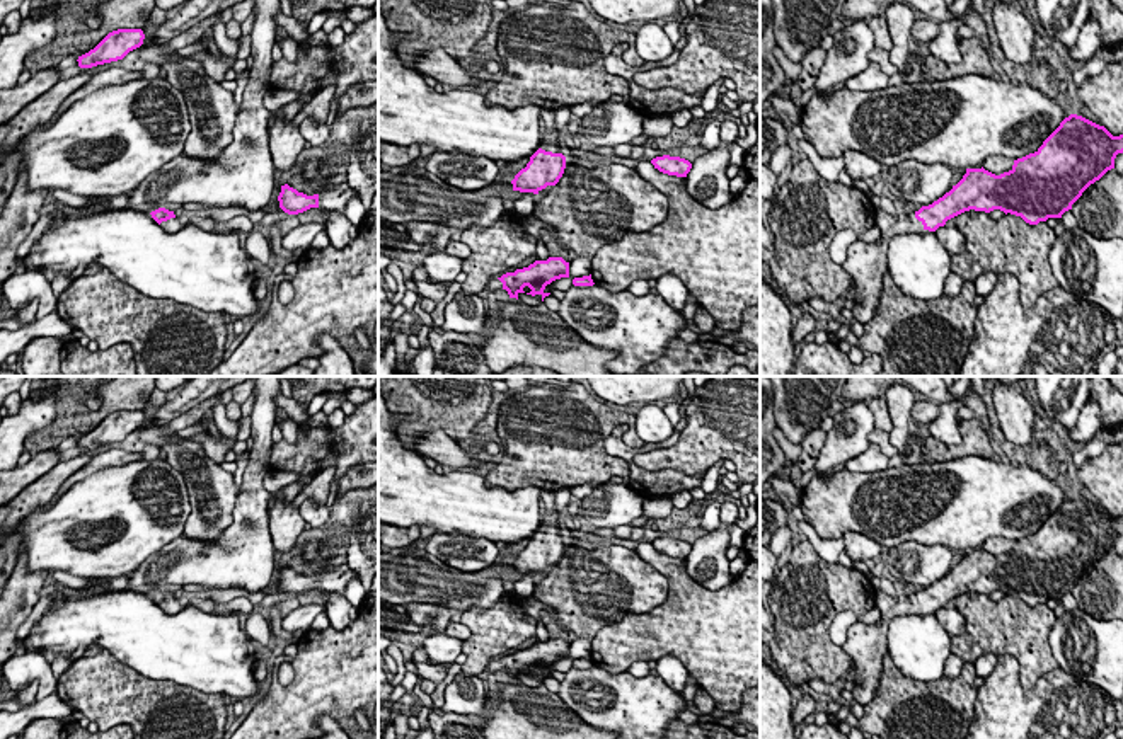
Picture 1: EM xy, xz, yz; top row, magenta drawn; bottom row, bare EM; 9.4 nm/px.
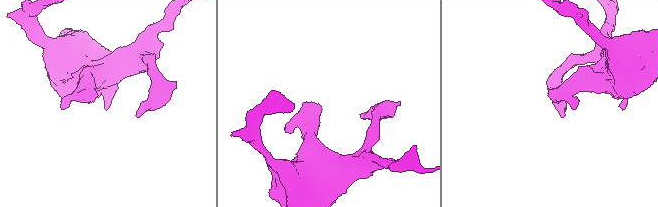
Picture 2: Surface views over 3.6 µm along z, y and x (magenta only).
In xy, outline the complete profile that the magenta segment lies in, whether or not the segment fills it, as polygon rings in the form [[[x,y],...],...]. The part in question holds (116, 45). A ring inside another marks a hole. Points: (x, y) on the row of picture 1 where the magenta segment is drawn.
[[[118,29],[109,32],[94,49],[78,56],[80,68],[123,60],[130,51],[143,44],[145,34],[141,29]]]

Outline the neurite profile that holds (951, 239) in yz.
[[[939,226],[934,233],[951,255],[959,255],[966,250],[966,238],[956,226]]]

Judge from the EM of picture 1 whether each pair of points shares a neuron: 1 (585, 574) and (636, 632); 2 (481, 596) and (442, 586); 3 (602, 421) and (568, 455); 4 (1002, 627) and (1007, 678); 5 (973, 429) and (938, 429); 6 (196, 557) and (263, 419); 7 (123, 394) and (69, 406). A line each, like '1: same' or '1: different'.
1: different
2: same
3: same
4: different
5: different
6: same
7: same

